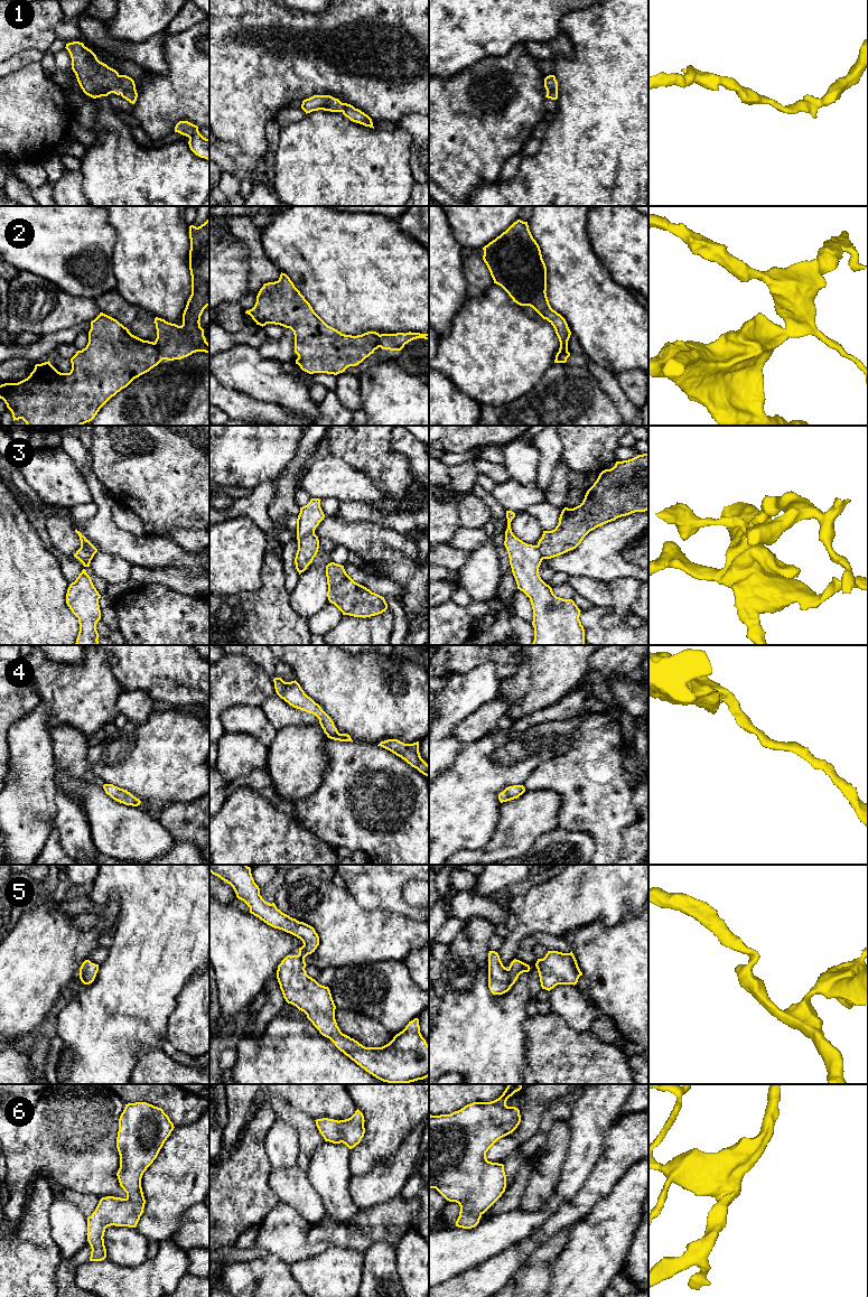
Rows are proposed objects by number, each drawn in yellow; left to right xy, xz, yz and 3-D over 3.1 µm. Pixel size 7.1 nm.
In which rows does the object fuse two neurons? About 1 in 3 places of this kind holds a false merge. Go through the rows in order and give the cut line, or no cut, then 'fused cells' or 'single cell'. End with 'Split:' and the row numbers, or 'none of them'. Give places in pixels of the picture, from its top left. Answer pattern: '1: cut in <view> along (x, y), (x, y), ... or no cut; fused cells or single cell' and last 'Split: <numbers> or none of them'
1: no cut; single cell
2: cut in xy along (154, 343), (162, 358); fused cells
3: cut in xz along (314, 533), (304, 535), (298, 540); fused cells
4: no cut; single cell
5: no cut; single cell
6: no cut; single cell
Split: 2, 3

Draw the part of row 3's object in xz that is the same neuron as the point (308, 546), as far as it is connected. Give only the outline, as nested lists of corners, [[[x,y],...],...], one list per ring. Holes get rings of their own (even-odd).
[[[316,534],[307,535],[298,540],[298,550],[295,558],[296,569],[304,572],[312,562],[319,549],[319,540]]]

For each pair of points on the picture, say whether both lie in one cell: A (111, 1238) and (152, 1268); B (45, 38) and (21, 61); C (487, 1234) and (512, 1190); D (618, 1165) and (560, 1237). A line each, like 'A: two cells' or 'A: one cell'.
A: two cells
B: two cells
C: two cells
D: two cells

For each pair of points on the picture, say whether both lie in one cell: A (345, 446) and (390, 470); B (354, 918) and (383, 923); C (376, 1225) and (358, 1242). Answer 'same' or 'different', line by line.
A: same
B: same
C: same

